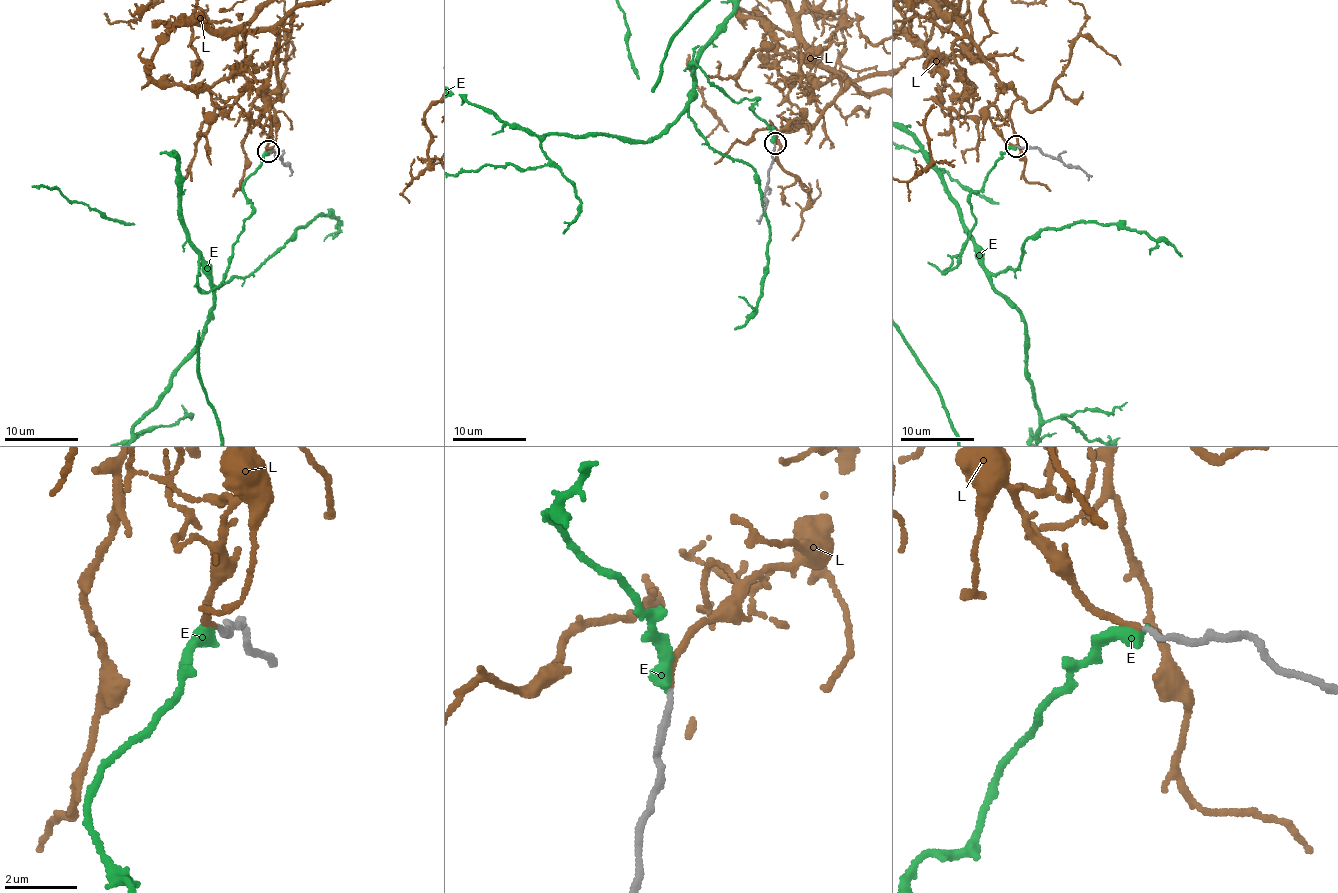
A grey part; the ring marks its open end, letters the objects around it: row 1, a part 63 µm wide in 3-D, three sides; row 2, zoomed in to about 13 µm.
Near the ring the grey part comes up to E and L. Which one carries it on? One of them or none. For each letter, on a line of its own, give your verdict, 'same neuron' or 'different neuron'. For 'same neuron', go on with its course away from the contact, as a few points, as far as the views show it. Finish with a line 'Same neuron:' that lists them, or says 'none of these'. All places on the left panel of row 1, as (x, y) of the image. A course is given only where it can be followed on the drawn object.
E: different neuron
L: same neuron
Same neuron: L

